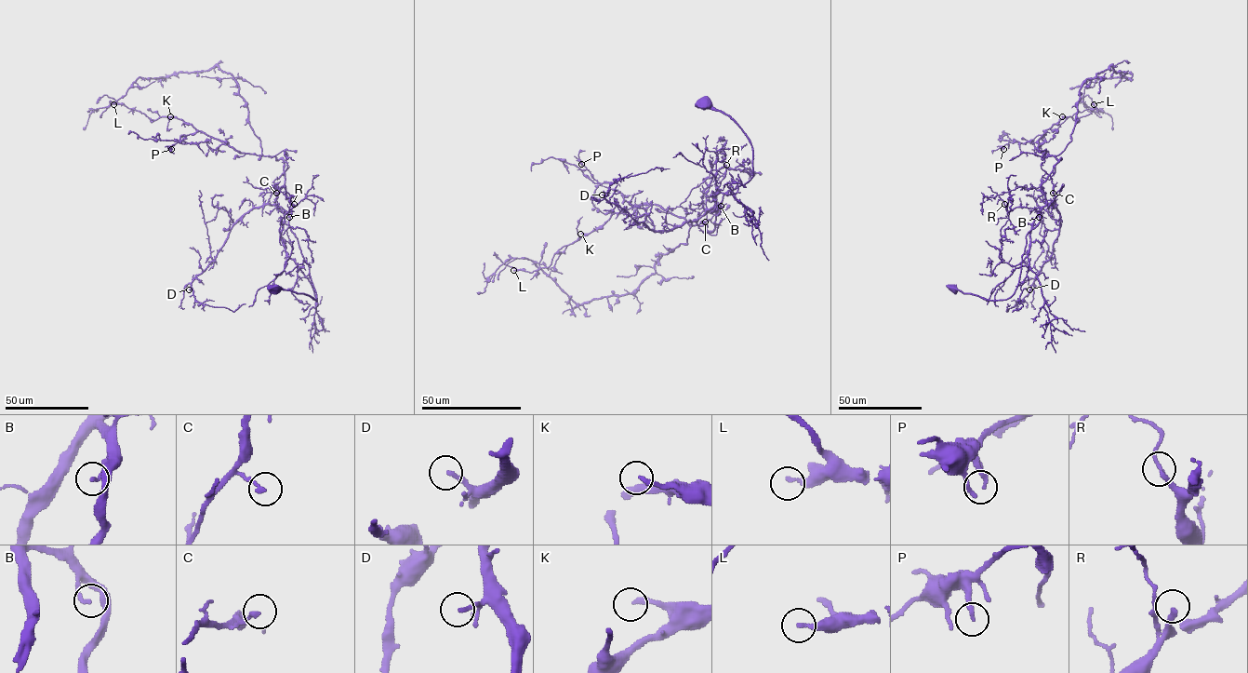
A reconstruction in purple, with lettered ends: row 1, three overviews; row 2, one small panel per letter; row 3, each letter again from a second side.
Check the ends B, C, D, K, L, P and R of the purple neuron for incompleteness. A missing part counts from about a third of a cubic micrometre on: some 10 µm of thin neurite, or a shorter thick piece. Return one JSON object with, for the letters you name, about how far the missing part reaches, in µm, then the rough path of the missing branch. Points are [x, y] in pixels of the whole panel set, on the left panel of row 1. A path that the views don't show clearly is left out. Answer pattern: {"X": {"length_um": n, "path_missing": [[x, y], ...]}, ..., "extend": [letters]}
{"R": {"length_um": 20}, "extend": ["R"]}

